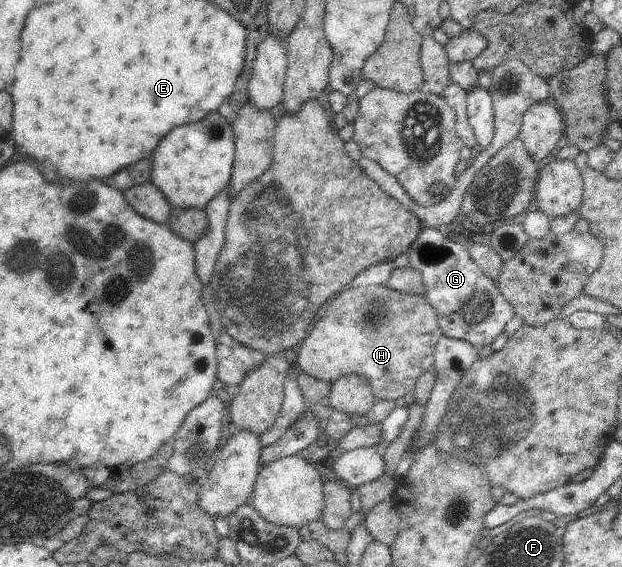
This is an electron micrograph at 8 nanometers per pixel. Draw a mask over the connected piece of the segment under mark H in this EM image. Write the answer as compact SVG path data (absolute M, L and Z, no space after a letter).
M380 285L348 286L335 298L325 311L320 313L307 338L304 338L297 351L294 368L316 379L335 382L347 375L364 376L371 385L374 400L395 401L403 398L416 387L417 379L432 366L434 352L442 337L438 325L438 314L425 294L412 295Z

